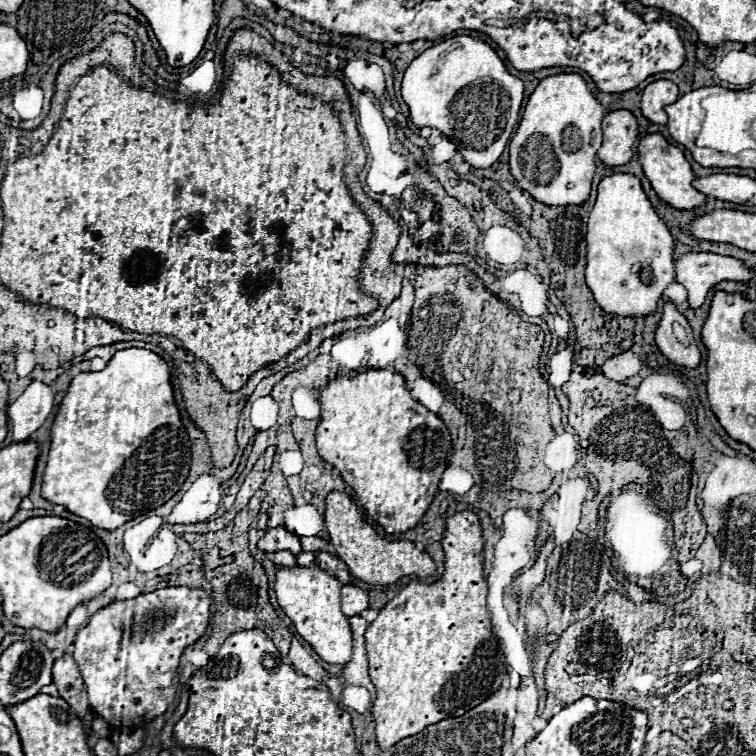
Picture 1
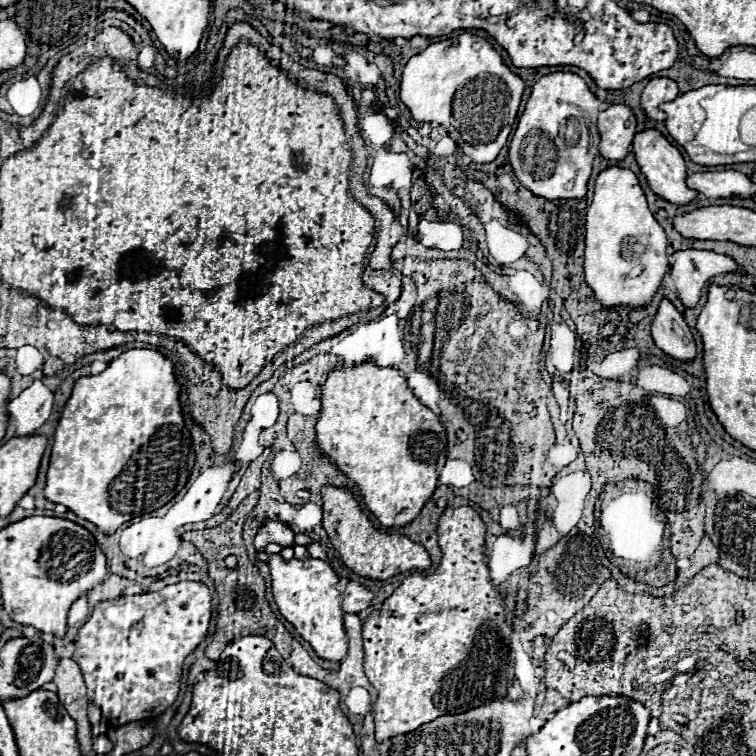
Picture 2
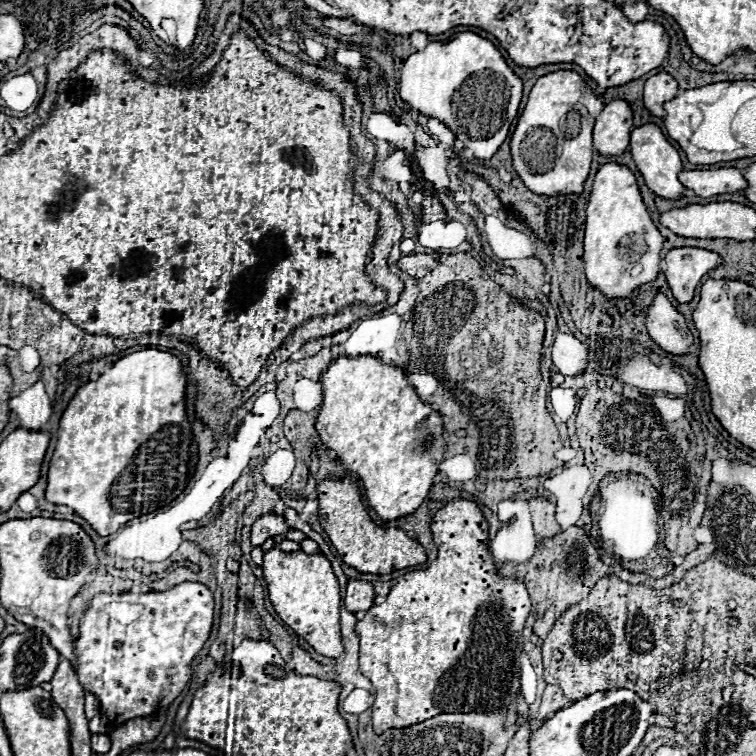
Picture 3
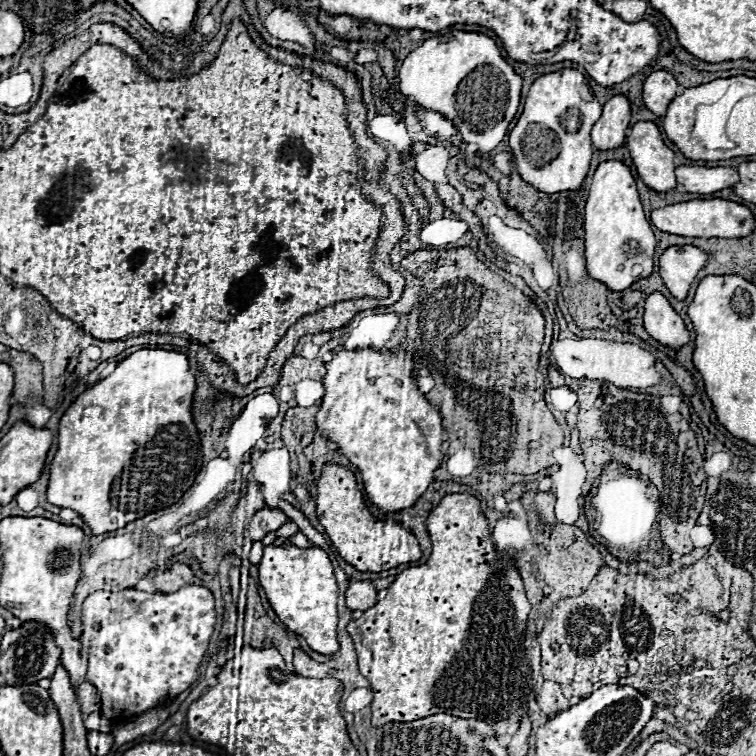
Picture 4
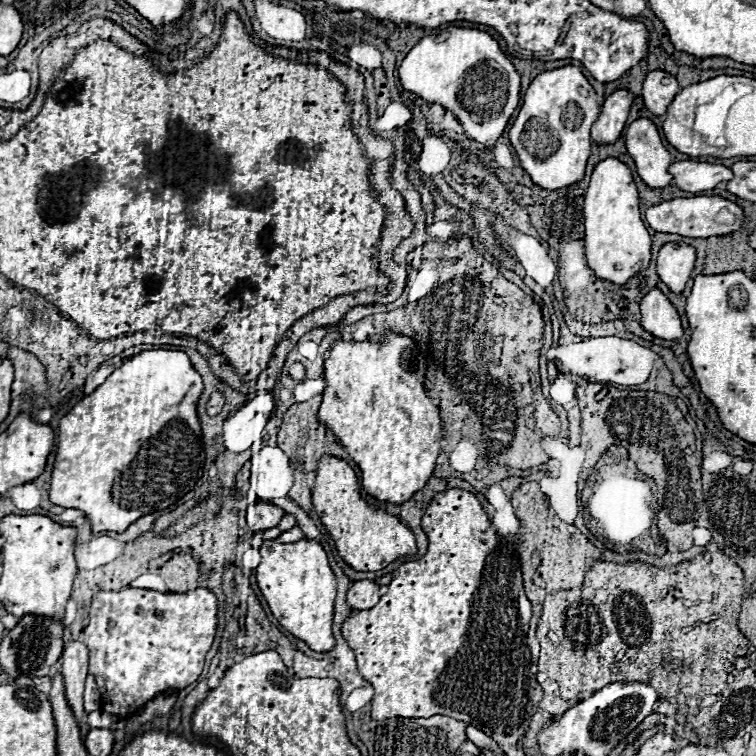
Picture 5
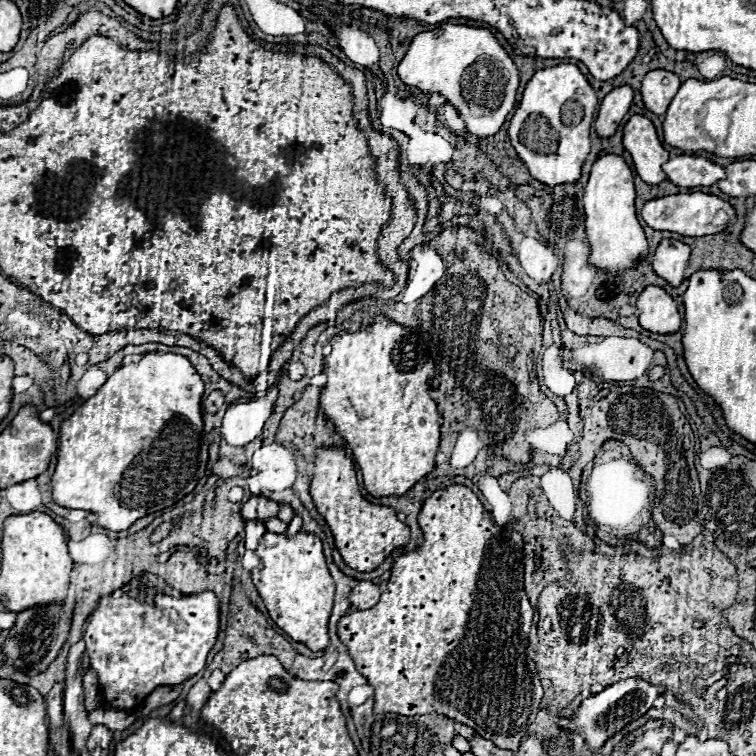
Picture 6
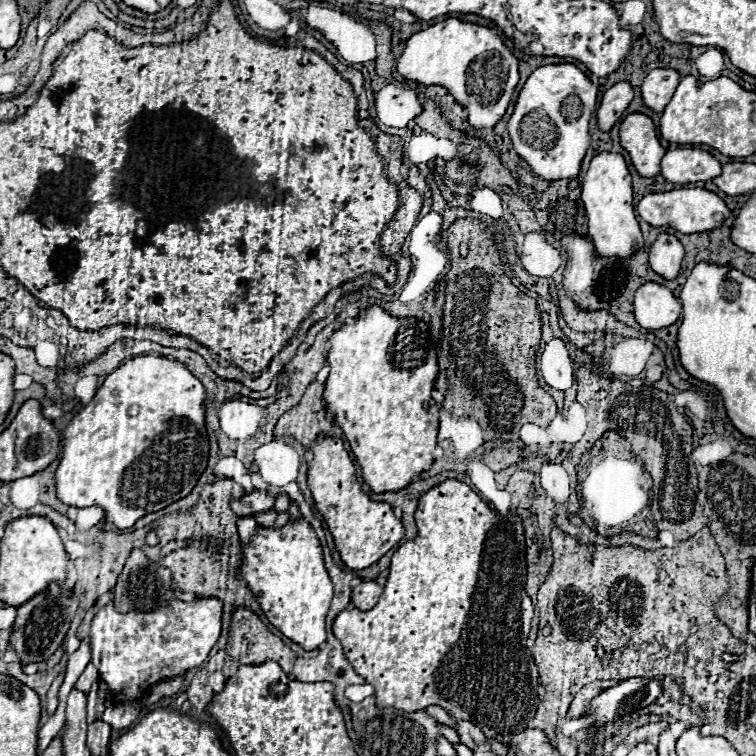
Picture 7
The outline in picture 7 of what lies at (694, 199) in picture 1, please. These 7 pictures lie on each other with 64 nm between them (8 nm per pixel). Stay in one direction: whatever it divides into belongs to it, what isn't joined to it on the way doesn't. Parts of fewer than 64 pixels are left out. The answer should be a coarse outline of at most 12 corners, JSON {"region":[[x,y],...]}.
{"region":[[628,114],[620,124],[620,144],[636,170],[660,174],[666,148],[654,122]]}

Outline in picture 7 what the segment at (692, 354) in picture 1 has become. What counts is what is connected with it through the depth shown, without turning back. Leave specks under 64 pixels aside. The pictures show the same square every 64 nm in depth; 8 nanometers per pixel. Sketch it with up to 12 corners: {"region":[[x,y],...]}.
{"region":[[646,282],[634,294],[644,328],[666,328],[682,304],[670,288]]}

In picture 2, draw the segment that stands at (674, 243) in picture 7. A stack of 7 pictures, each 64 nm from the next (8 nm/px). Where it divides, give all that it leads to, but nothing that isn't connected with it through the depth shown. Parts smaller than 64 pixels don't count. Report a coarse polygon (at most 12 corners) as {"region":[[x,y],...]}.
{"region":[[712,250],[668,256],[670,278],[686,308],[734,260]]}

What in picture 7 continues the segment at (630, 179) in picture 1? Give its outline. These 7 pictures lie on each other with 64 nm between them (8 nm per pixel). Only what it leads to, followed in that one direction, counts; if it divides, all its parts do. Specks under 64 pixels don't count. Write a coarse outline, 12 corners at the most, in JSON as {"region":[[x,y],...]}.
{"region":[[600,152],[582,182],[596,254],[644,246],[622,154]]}

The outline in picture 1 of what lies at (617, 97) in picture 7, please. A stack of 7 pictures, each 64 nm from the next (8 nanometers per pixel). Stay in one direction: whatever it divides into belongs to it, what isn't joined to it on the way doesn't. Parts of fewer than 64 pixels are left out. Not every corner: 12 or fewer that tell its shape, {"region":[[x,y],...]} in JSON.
{"region":[[630,110],[602,118],[598,158],[622,166],[634,154],[638,122]]}

